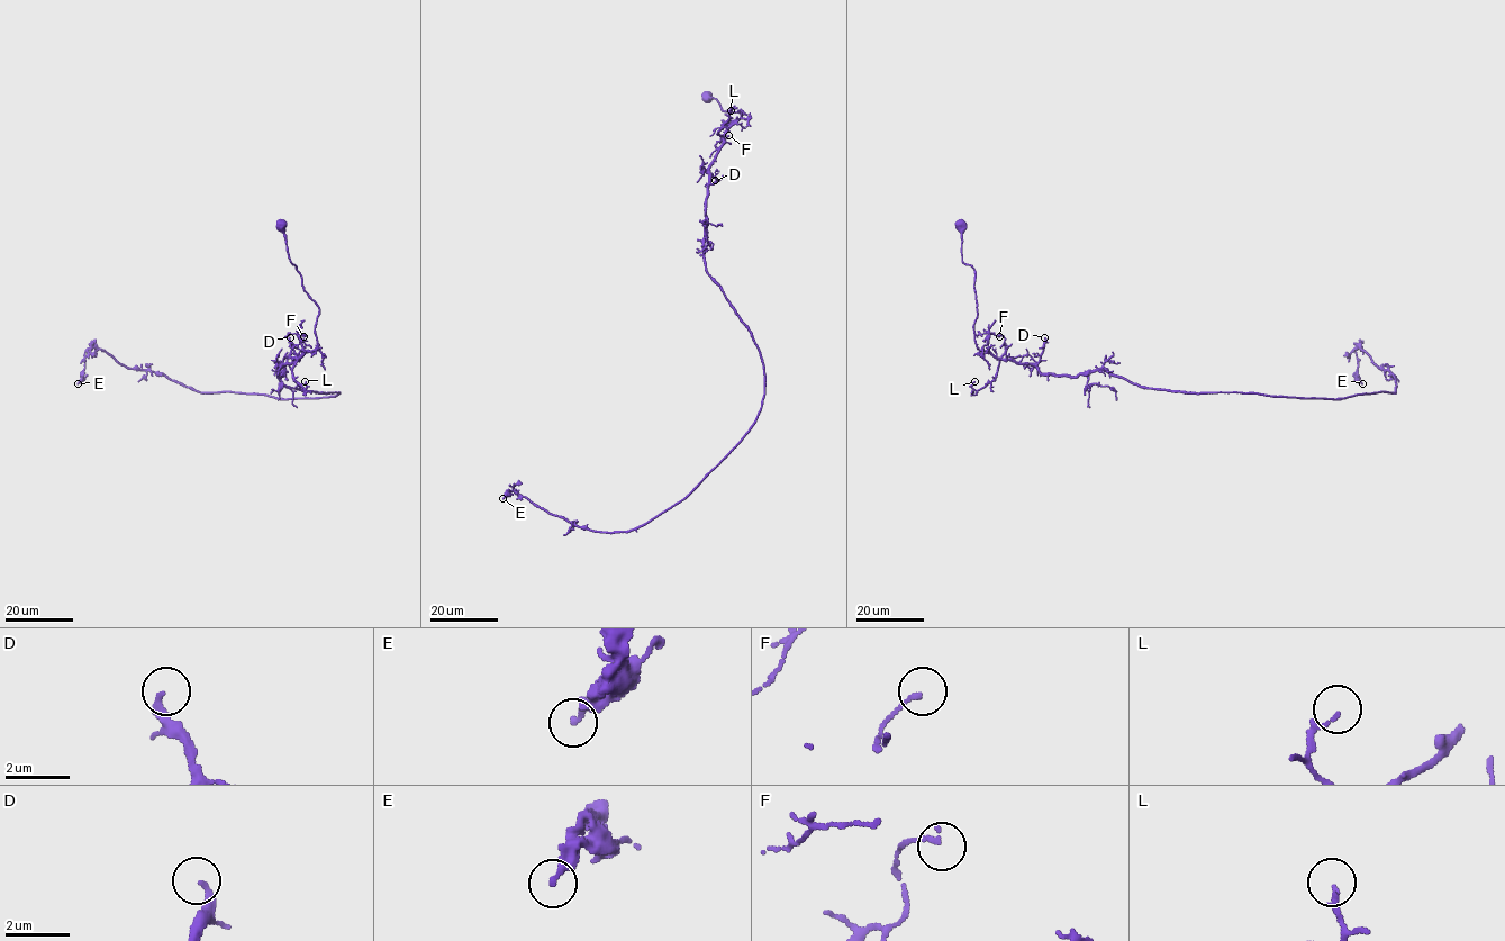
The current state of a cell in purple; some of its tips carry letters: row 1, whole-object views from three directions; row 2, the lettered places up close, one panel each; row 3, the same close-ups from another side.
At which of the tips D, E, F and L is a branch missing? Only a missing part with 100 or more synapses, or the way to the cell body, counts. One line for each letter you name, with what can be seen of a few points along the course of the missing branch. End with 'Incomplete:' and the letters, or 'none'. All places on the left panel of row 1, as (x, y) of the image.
Incomplete: none

